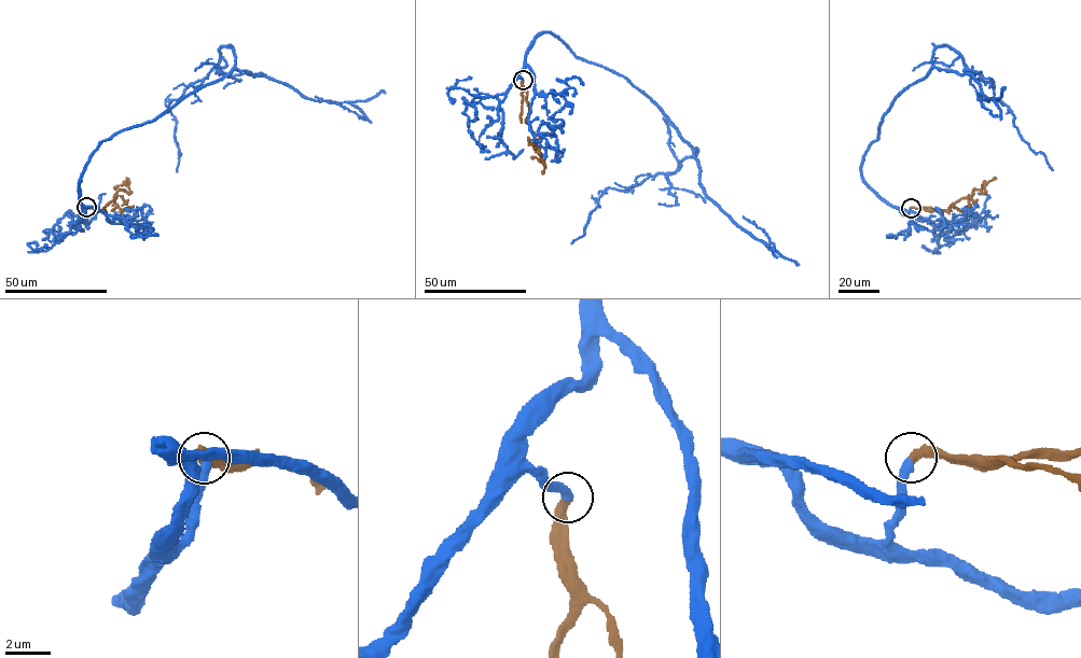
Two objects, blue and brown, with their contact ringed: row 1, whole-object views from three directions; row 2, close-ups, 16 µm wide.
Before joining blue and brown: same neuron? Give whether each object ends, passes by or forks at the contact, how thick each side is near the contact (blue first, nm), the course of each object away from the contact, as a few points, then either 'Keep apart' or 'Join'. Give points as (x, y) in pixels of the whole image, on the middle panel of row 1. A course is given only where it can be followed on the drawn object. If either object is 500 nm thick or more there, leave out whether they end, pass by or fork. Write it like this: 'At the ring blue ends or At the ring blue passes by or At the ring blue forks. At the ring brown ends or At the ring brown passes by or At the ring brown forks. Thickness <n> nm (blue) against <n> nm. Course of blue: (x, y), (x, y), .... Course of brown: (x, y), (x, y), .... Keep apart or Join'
At the ring blue ends. At the ring brown ends. Thickness 360 nm (blue) against 420 nm. Course of blue: (523, 79), (527, 51), (550, 32), (622, 75), (698, 150), (674, 172), (628, 191), (608, 188), (571, 243). Course of brown: (523, 79), (529, 108), (526, 123), (544, 164), (531, 157). Join

